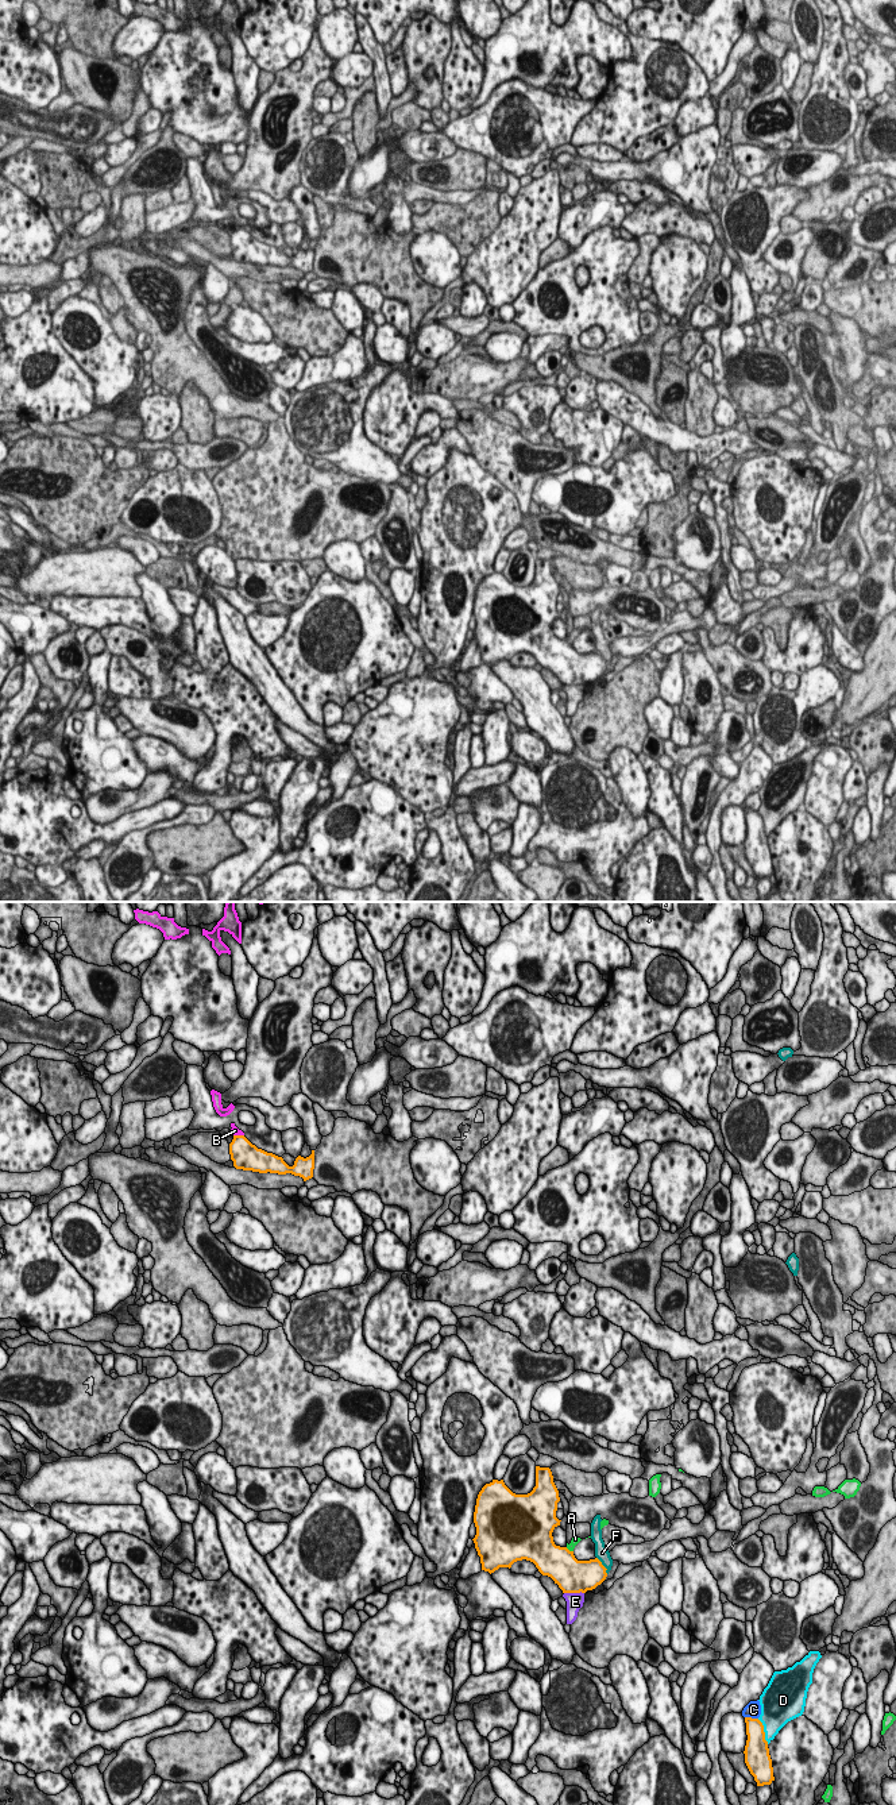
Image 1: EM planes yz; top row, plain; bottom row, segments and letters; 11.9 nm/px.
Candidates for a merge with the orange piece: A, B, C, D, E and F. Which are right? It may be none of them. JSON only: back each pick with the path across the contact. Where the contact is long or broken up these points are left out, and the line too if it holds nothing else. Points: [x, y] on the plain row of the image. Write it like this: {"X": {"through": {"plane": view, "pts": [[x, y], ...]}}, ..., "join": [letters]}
{"join": []}

